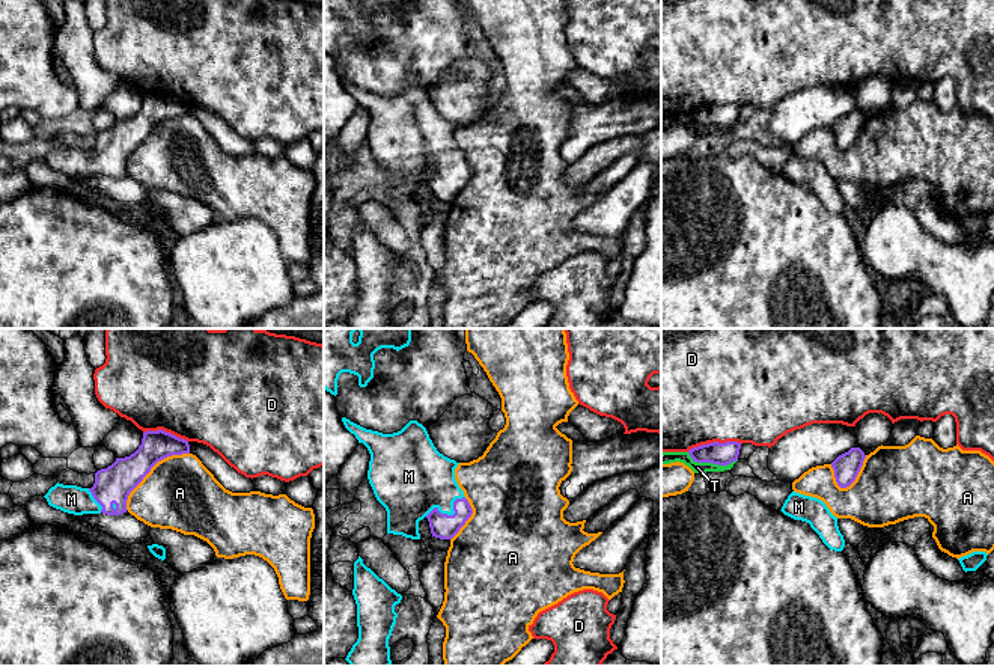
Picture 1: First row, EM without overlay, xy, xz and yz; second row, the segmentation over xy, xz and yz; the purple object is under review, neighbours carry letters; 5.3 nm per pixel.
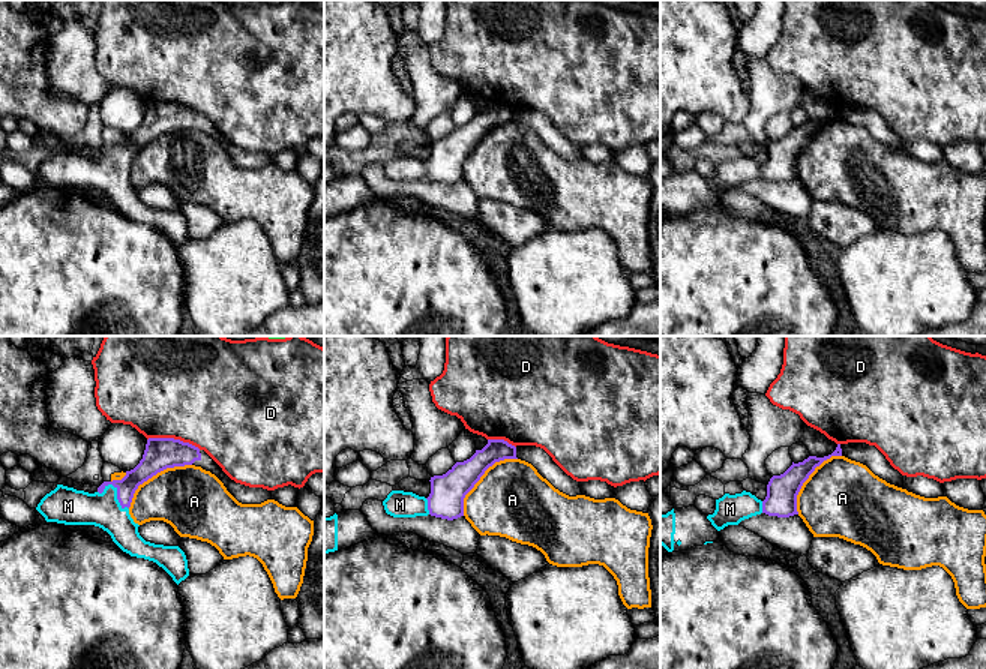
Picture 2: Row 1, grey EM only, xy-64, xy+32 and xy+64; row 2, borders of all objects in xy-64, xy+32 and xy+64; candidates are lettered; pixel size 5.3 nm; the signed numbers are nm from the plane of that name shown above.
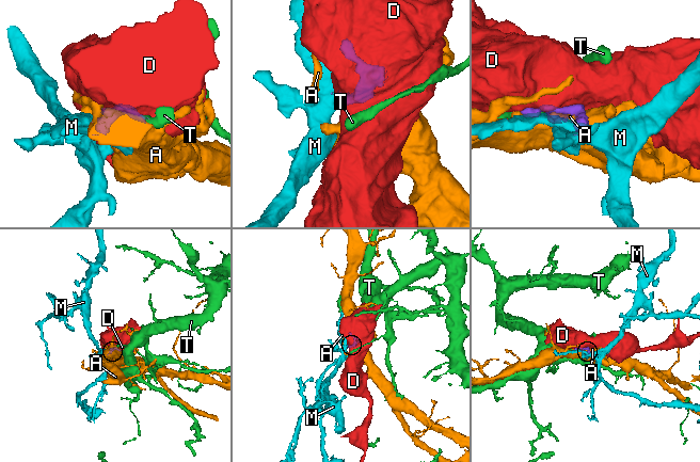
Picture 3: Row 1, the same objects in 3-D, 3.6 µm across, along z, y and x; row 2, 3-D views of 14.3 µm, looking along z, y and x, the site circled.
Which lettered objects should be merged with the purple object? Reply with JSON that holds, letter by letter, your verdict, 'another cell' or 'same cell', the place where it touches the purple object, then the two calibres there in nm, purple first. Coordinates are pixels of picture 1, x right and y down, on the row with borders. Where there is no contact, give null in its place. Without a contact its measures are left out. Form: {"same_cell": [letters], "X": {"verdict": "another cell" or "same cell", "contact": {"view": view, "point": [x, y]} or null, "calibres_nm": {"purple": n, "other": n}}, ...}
{"same_cell": ["M"], "A": {"verdict": "another cell", "contact": {"view": "xy", "point": [149, 470]}, "calibres_nm": {"purple": 190, "other": 400}}, "D": {"verdict": "another cell", "contact": {"view": "yz", "point": [714, 442]}, "calibres_nm": {"purple": 120, "other": 500}}, "M": {"verdict": "same cell", "contact": {"view": "xz", "point": [449, 516]}, "calibres_nm": {"purple": 140, "other": 340}}, "T": {"verdict": "another cell", "contact": {"view": "yz", "point": [713, 463]}, "calibres_nm": {"purple": 120, "other": 60}}}

